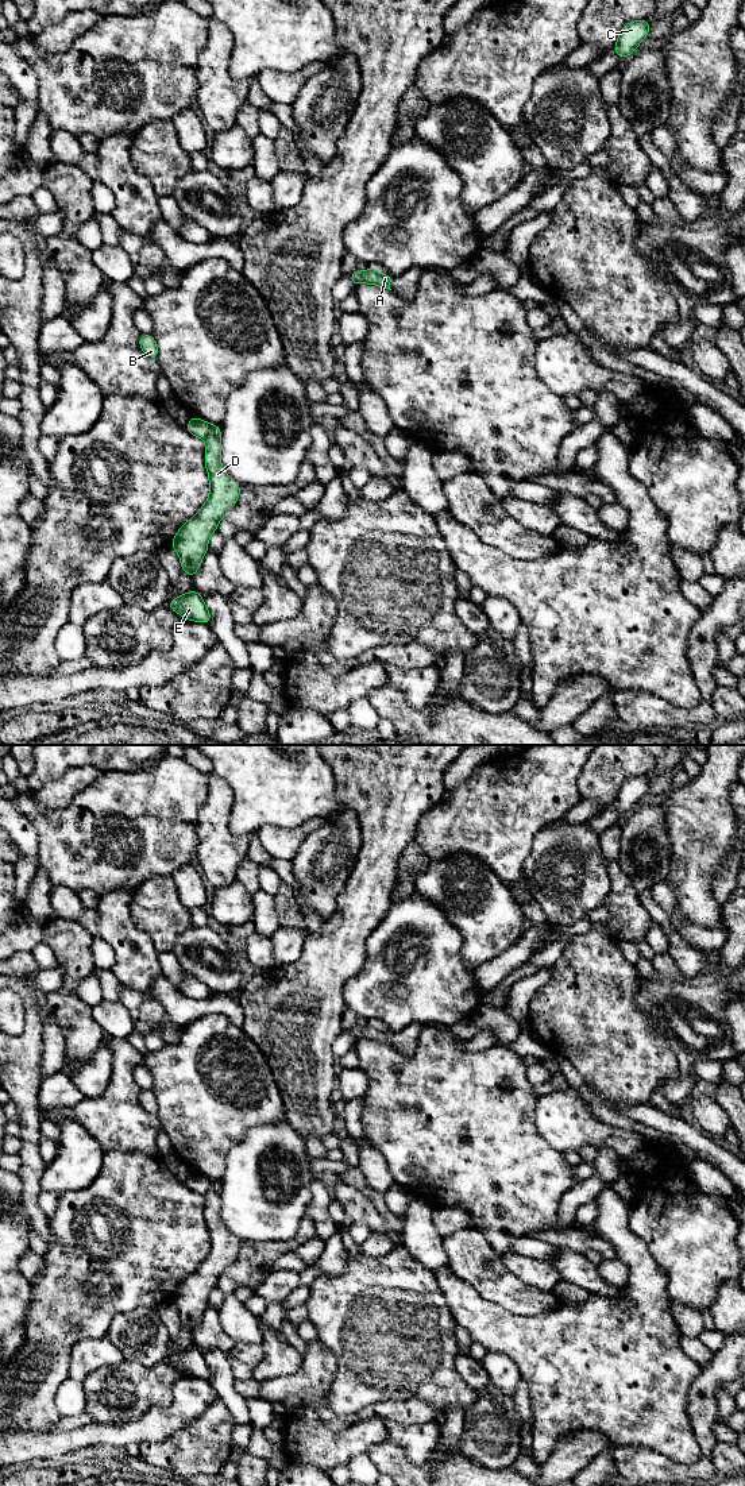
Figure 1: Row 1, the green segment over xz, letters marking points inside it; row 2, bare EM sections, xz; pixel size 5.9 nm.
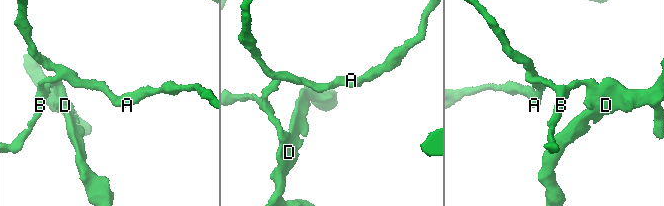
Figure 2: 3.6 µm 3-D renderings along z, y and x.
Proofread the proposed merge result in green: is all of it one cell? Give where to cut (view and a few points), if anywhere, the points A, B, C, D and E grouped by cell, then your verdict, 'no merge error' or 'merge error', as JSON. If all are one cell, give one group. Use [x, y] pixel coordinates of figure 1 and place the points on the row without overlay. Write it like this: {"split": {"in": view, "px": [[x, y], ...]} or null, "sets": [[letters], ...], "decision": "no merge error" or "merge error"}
{"split": {"in": "xz", "px": [[215, 1182], [205, 1195]]}, "sets": [["A", "B", "C"], ["D", "E"]], "decision": "merge error"}

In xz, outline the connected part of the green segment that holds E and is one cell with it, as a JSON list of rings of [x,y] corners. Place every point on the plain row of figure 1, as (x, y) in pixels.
[[[196,1346],[171,1355],[169,1363],[186,1375],[211,1379],[211,1369]]]

